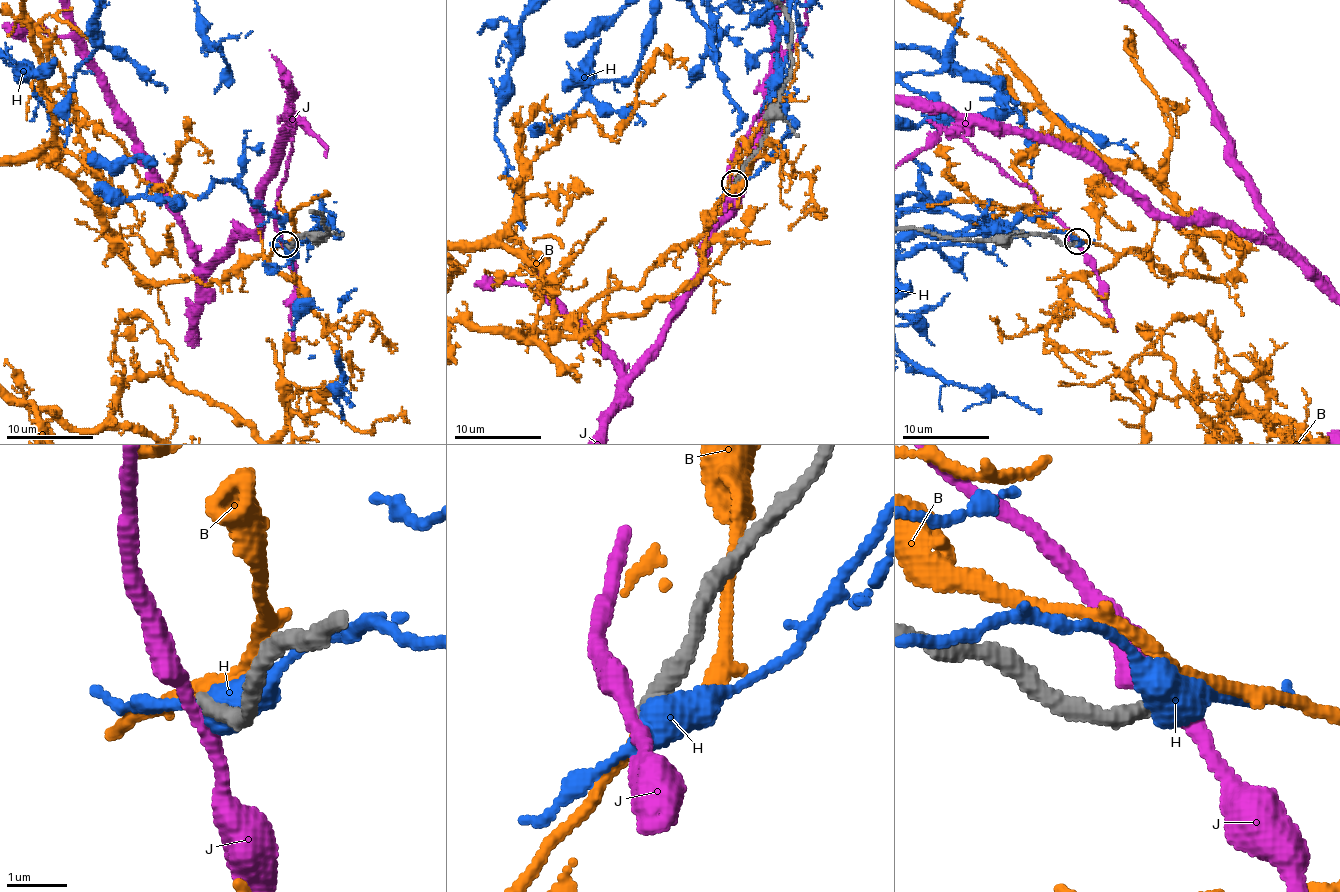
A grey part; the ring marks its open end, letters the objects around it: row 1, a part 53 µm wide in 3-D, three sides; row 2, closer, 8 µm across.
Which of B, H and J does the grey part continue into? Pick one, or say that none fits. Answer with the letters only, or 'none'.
none

